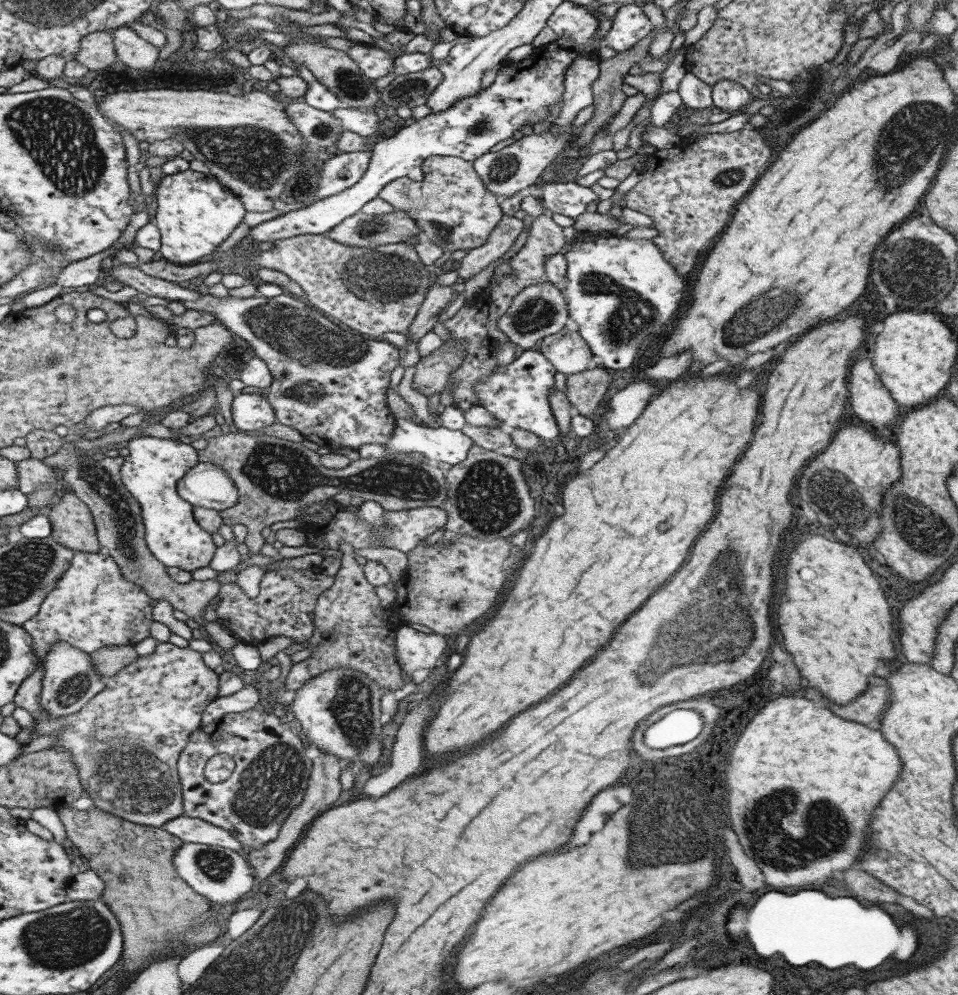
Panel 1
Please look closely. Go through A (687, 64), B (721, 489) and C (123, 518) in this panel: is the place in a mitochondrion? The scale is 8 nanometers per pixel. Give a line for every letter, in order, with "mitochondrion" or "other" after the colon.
A: other
B: other
C: mitochondrion

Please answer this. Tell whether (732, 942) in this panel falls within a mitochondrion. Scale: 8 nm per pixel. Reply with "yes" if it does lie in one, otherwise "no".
no

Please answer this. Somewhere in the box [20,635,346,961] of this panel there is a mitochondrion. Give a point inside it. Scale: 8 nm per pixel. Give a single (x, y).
(128, 775)

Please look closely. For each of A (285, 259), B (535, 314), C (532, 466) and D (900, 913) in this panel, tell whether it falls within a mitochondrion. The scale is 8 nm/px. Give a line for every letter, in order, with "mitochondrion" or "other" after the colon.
A: other
B: mitochondrion
C: mitochondrion
D: other

